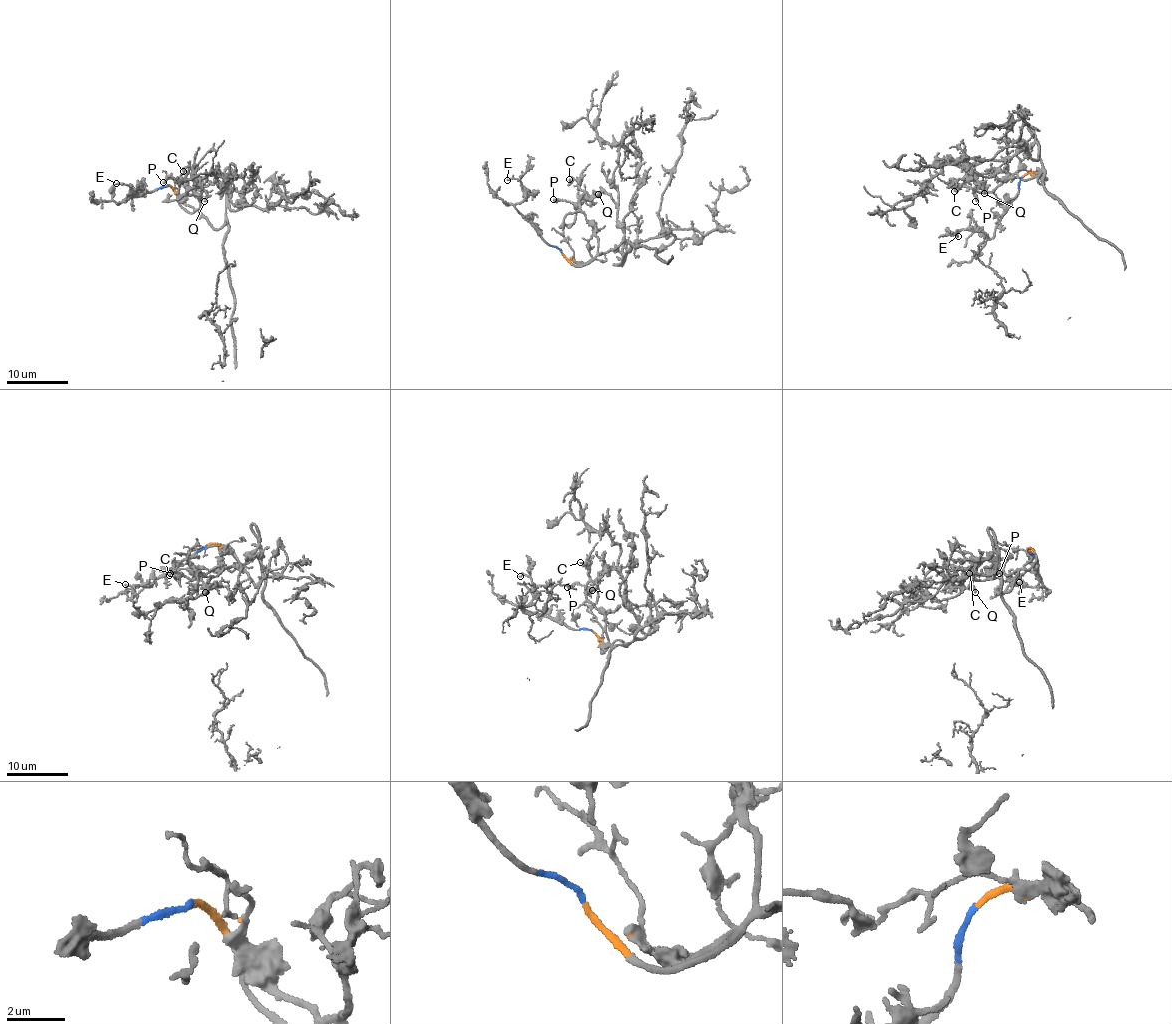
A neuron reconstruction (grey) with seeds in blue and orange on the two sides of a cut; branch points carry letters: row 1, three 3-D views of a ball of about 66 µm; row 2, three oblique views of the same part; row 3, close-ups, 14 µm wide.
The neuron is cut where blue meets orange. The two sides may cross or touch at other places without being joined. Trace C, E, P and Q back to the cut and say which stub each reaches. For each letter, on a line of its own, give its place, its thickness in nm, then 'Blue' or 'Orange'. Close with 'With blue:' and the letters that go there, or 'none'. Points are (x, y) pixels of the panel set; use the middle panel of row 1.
C: Place: (569, 179). Thickness 140 nm. Orange
E: Place: (507, 180). Thickness 120 nm. Blue
P: Place: (553, 199). Thickness 280 nm. Orange
Q: Place: (598, 194). Thickness 200 nm. Orange
With blue: E

